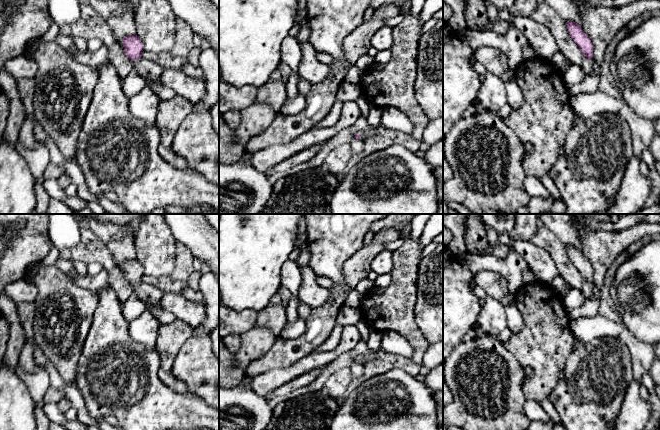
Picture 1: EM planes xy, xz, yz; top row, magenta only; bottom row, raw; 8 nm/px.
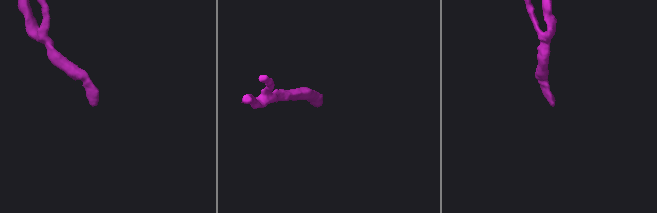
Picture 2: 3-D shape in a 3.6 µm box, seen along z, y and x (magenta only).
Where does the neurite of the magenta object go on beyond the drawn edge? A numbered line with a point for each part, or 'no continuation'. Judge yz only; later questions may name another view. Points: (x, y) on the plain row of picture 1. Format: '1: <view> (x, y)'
1: yz (587, 290)

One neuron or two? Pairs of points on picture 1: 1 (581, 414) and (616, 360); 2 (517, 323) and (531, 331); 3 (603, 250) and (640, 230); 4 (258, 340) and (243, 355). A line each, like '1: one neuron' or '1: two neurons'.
1: one neuron
2: two neurons
3: one neuron
4: one neuron

